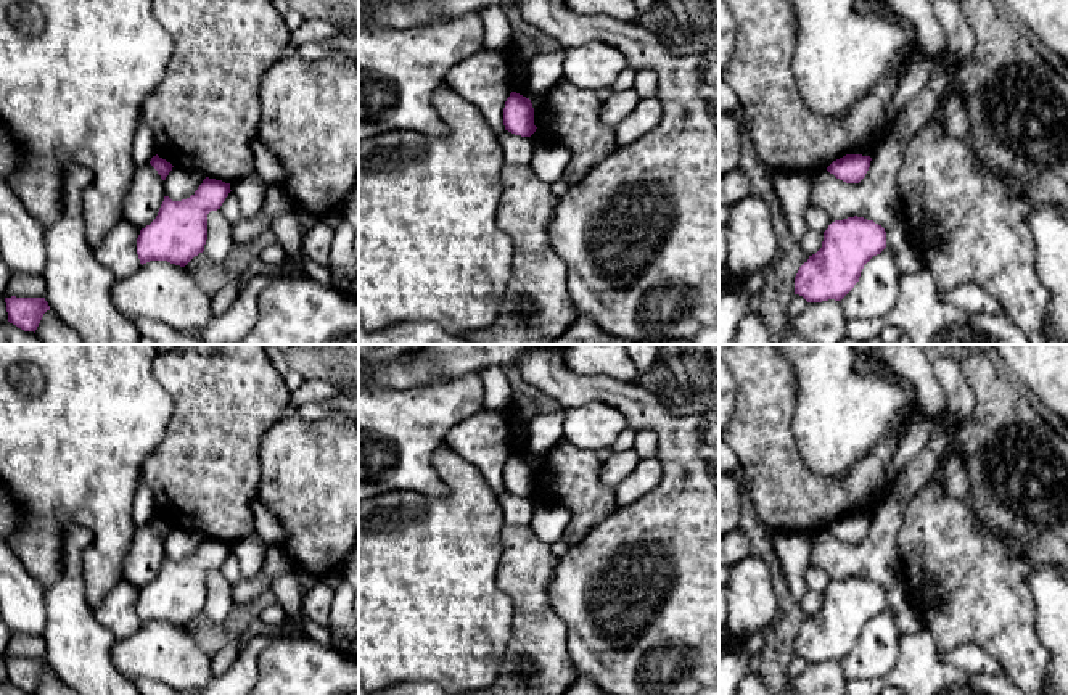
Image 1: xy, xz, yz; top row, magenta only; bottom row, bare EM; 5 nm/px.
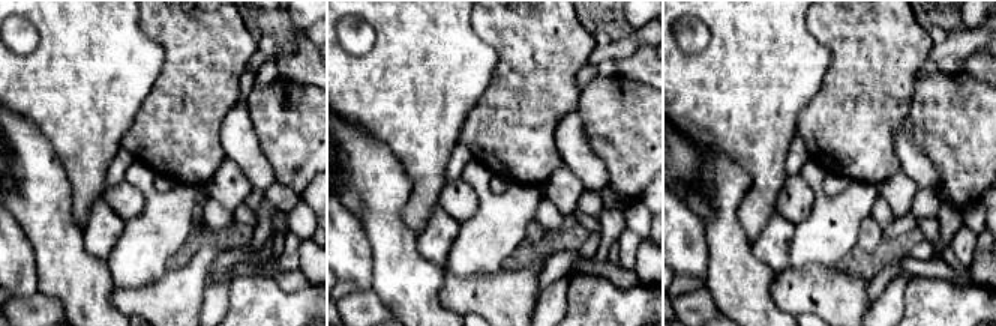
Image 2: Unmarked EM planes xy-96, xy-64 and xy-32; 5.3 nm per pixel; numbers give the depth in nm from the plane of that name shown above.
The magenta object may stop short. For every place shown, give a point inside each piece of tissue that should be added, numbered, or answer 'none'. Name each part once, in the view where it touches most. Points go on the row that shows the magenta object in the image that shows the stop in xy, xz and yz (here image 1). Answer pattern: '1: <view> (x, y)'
none

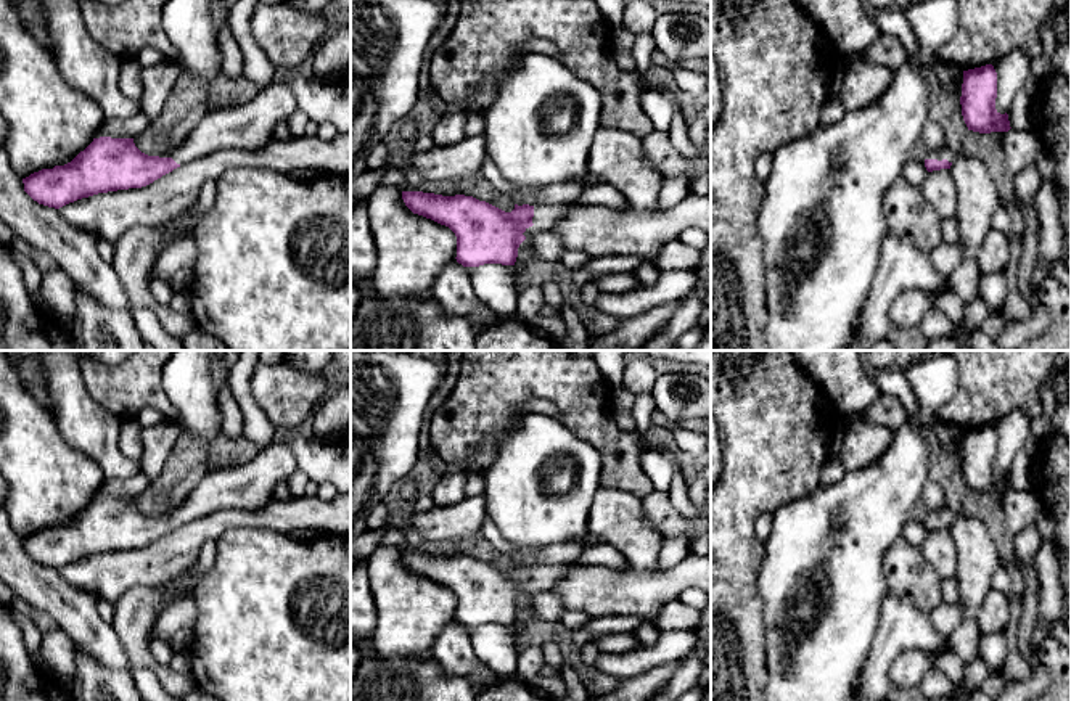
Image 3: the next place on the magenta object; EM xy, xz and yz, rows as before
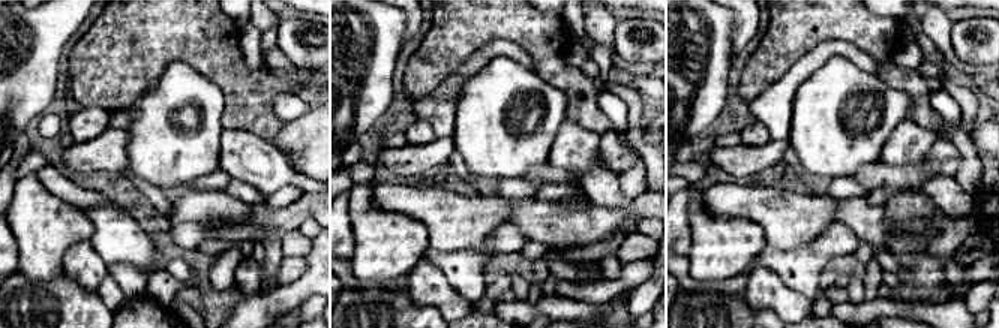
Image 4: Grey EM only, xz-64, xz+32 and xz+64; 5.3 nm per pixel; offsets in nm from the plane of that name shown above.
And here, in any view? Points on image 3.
1: xz (545, 216)

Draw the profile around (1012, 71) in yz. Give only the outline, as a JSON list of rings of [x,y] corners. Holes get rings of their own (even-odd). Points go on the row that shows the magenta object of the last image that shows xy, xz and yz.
[[[1012,51],[992,64],[997,72],[997,113],[1008,113],[1013,98],[1028,80],[1031,63],[1032,58],[1028,53]]]

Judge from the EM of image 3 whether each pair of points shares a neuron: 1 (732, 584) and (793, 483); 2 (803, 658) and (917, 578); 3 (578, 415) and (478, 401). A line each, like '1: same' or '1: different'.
1: same
2: different
3: same

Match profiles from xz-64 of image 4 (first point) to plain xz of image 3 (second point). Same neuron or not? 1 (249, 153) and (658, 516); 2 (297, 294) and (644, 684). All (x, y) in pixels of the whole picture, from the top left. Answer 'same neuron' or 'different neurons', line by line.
1: different neurons
2: same neuron

